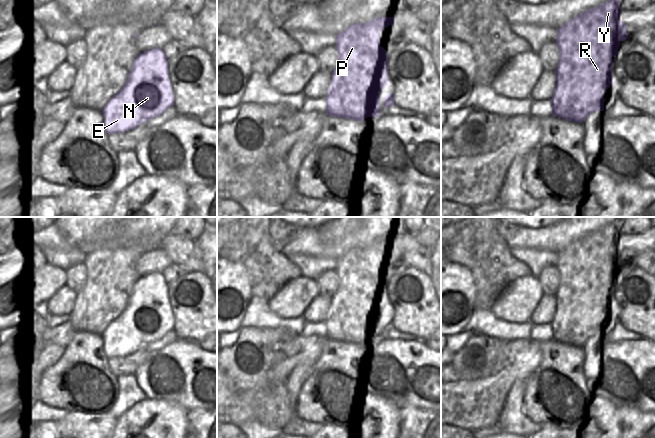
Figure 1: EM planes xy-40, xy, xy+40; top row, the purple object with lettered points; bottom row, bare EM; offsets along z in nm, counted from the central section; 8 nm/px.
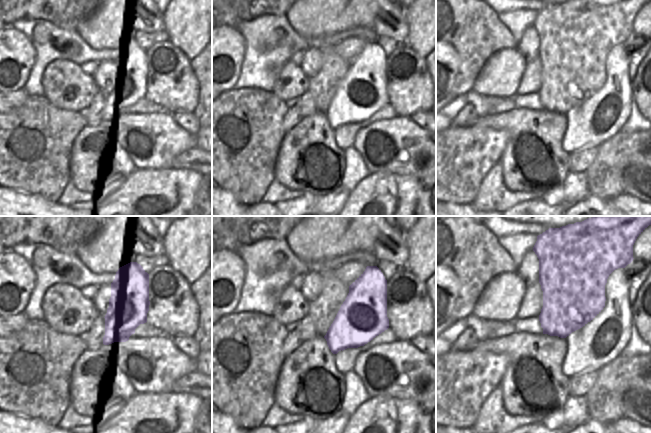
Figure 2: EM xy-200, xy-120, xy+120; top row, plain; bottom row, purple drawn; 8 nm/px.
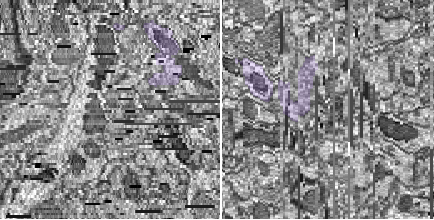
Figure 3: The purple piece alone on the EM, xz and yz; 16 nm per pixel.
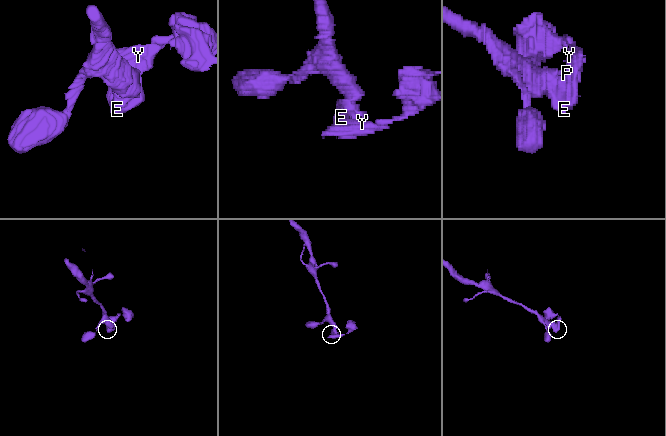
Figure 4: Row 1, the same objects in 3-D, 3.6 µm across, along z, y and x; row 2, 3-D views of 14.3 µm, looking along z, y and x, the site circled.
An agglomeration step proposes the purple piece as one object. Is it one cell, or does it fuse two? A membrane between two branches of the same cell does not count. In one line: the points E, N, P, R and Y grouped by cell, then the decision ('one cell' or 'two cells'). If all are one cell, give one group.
groups E N R / P Y; two cells

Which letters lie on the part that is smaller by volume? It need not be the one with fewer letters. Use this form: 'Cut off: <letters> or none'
Cut off: P, Y

